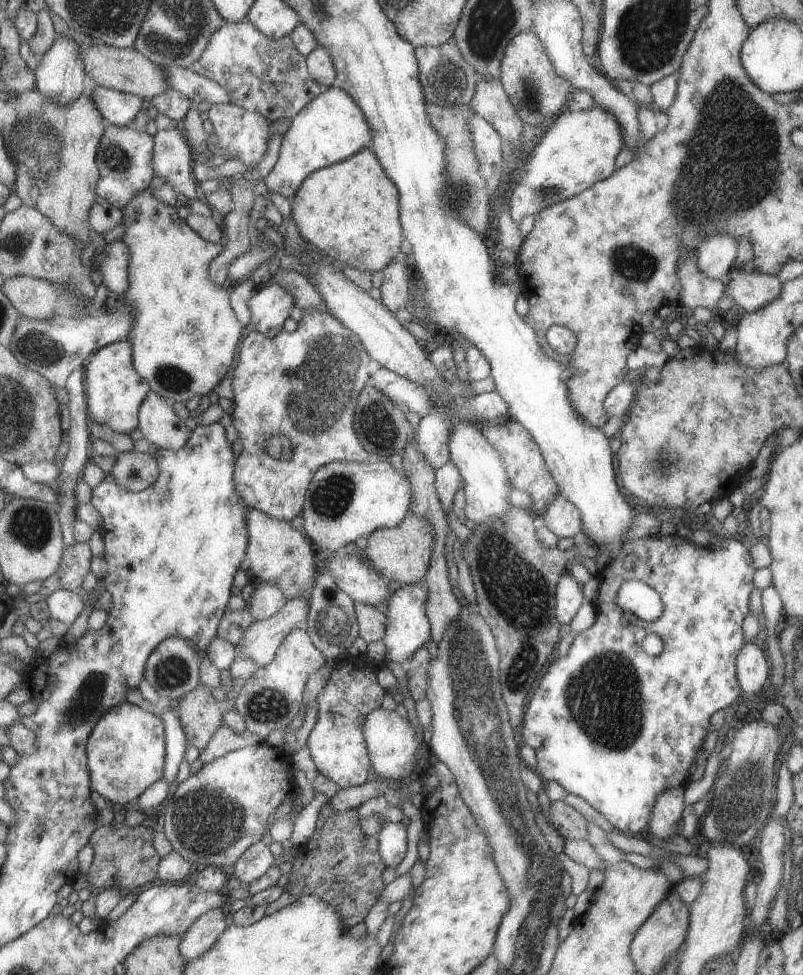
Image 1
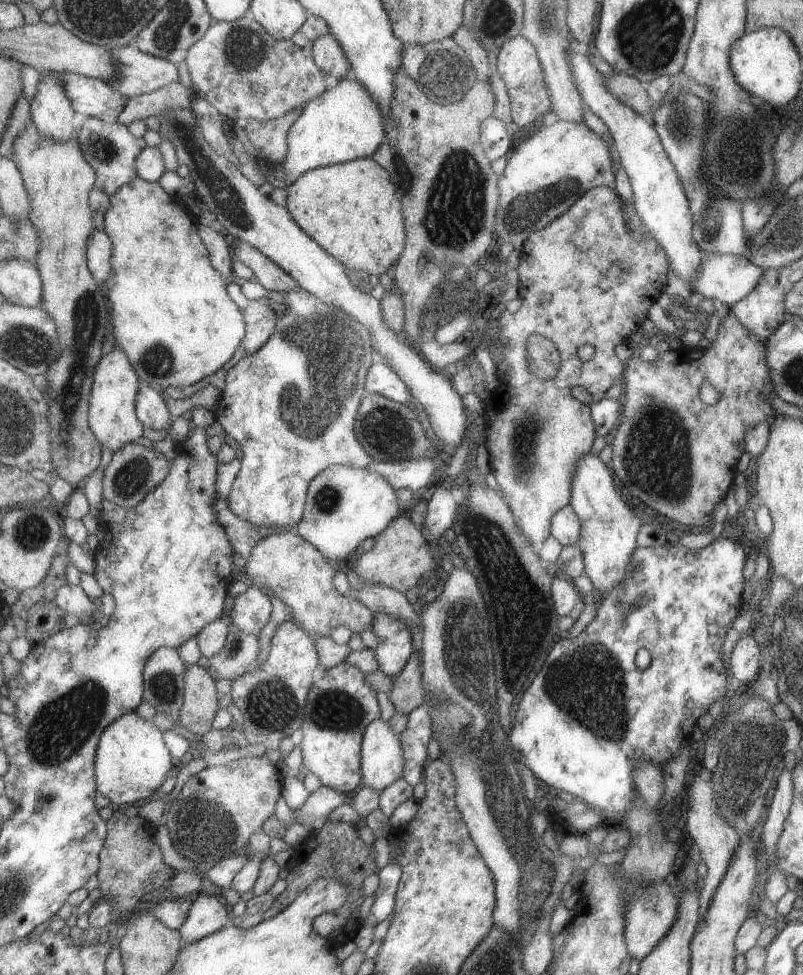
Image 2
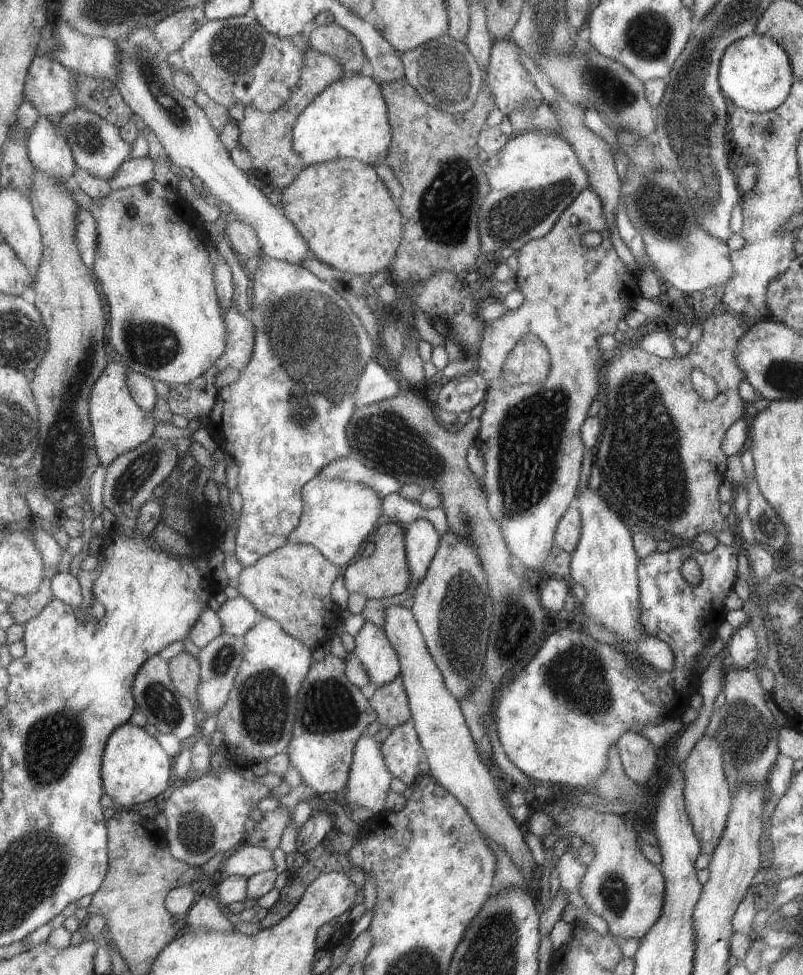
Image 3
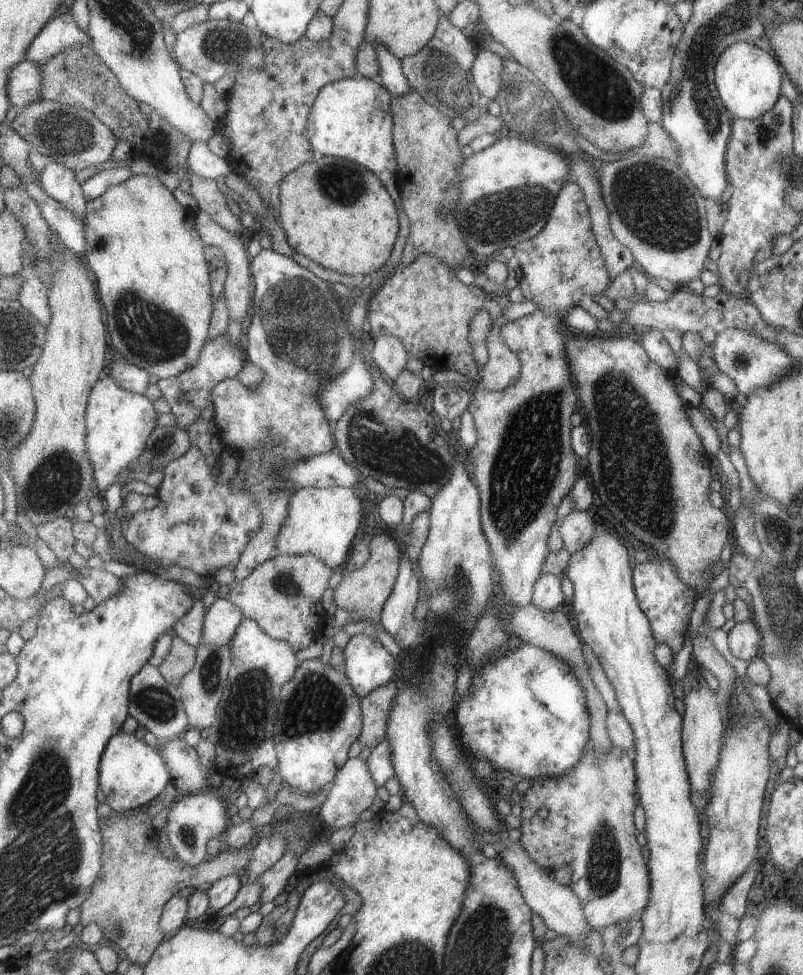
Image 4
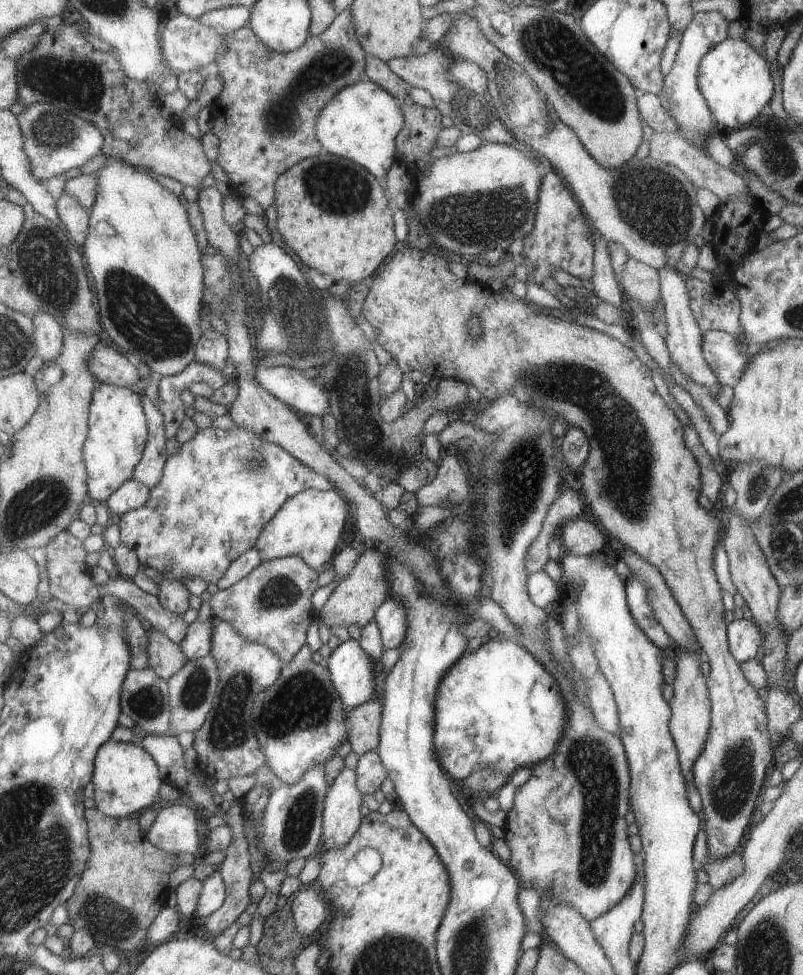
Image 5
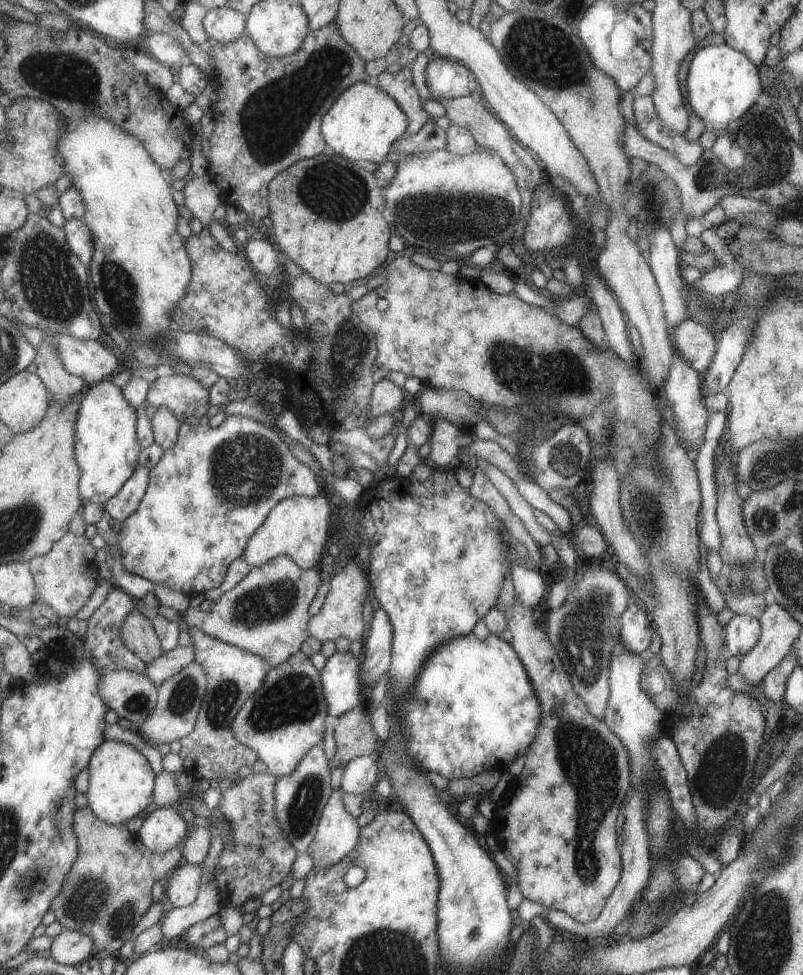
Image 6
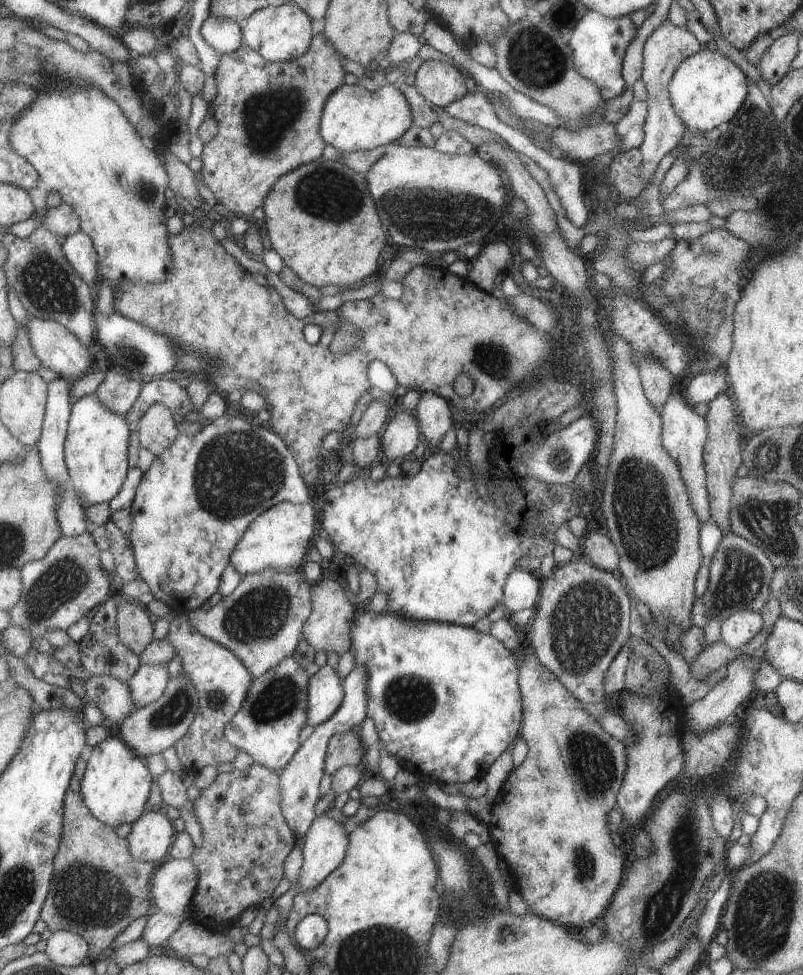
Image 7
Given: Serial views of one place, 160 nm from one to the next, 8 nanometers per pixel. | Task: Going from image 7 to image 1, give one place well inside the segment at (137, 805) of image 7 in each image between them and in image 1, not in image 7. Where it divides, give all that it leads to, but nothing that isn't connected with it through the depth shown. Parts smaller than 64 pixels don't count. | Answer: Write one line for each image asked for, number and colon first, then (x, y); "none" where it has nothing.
1: (125, 751)
2: (131, 760)
3: (134, 769)
4: (131, 772)
5: (125, 779)
6: (121, 783)

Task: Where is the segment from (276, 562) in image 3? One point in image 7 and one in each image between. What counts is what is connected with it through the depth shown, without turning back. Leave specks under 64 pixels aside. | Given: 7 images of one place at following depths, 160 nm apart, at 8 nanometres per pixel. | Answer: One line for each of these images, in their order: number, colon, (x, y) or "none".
4: (282, 596)
5: (271, 605)
6: (265, 613)
7: (260, 621)

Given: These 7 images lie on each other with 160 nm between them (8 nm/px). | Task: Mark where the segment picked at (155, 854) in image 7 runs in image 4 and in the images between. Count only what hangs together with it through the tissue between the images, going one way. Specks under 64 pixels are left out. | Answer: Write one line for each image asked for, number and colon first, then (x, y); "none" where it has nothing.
4: (193, 819)
5: (173, 830)
6: (164, 829)

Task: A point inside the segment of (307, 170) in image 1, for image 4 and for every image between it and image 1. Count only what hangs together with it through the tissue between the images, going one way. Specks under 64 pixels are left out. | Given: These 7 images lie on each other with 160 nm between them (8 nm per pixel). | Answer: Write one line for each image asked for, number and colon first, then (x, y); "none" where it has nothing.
2: (343, 123)
3: (348, 119)
4: (350, 119)

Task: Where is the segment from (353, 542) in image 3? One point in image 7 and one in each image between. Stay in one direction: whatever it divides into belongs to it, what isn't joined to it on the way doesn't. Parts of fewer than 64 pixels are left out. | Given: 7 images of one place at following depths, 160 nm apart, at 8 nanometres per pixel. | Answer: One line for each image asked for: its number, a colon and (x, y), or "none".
4: (322, 522)
5: (309, 524)
6: (297, 527)
7: (280, 537)

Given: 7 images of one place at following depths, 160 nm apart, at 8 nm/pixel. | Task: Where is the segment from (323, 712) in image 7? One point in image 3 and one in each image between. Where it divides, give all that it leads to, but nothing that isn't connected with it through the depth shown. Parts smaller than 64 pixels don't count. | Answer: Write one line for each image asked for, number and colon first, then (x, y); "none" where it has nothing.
3: (375, 653)
4: (366, 664)
5: (350, 669)
6: (339, 677)

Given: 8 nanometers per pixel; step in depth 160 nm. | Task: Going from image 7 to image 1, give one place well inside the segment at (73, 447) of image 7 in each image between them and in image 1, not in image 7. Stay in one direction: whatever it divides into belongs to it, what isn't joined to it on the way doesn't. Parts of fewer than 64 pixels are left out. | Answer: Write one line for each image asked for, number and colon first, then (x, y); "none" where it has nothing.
1: (114, 391)
2: (111, 417)
3: (118, 424)
4: (118, 422)
5: (117, 432)
6: (105, 446)

